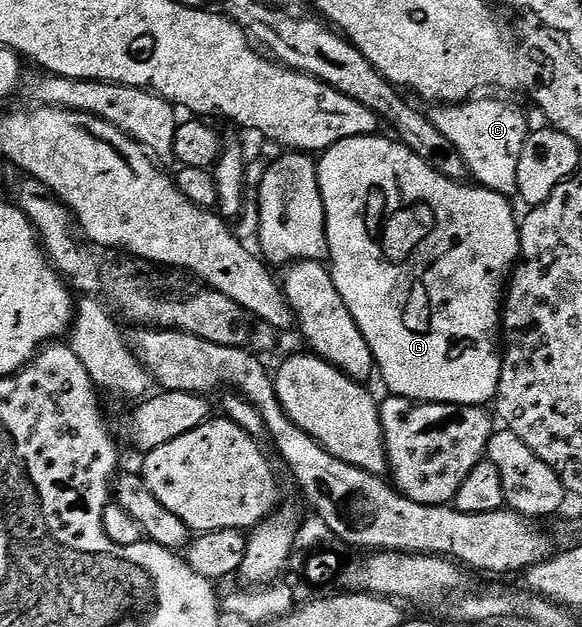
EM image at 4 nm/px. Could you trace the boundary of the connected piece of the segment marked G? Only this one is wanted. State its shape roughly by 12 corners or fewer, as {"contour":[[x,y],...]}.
{"contour":[[392,137],[317,162],[390,395],[497,396],[519,214]]}

